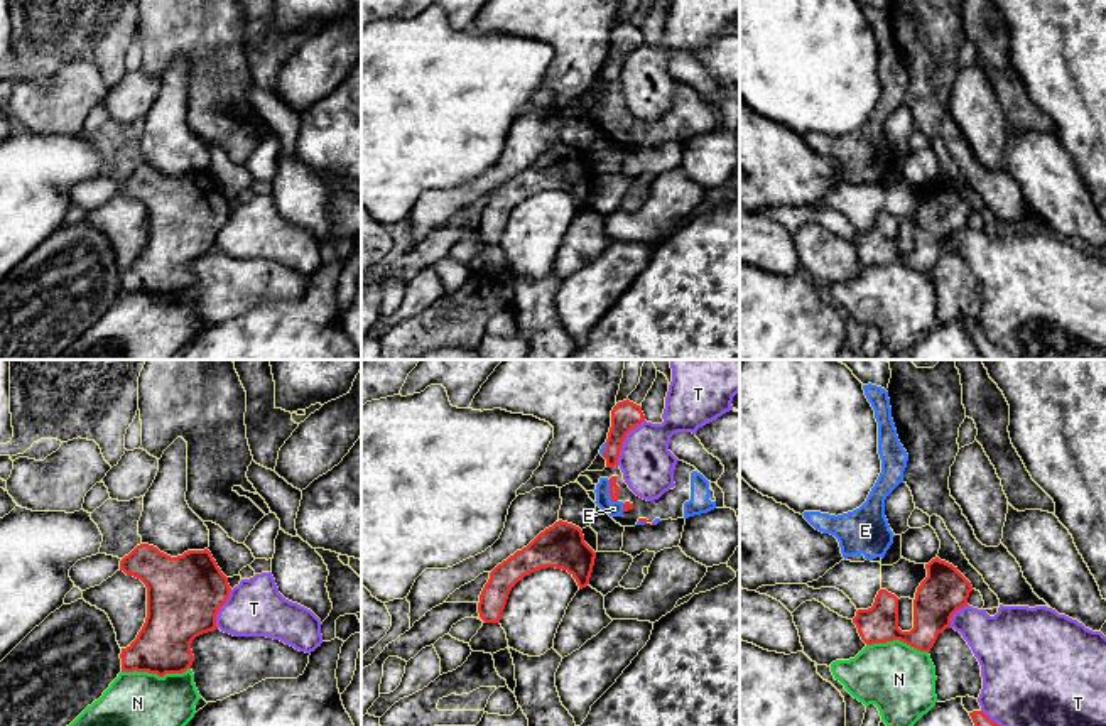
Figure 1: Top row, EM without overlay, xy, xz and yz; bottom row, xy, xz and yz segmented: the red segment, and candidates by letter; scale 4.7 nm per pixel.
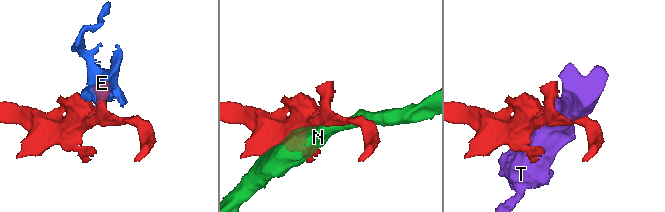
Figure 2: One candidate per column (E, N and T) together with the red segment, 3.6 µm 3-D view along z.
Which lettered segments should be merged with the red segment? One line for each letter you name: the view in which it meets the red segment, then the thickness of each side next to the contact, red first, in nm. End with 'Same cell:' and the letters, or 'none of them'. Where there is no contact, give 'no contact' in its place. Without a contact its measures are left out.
E: meets red in xz; 50 nm thick on the red side, 80 nm on the other
Same cell: E

